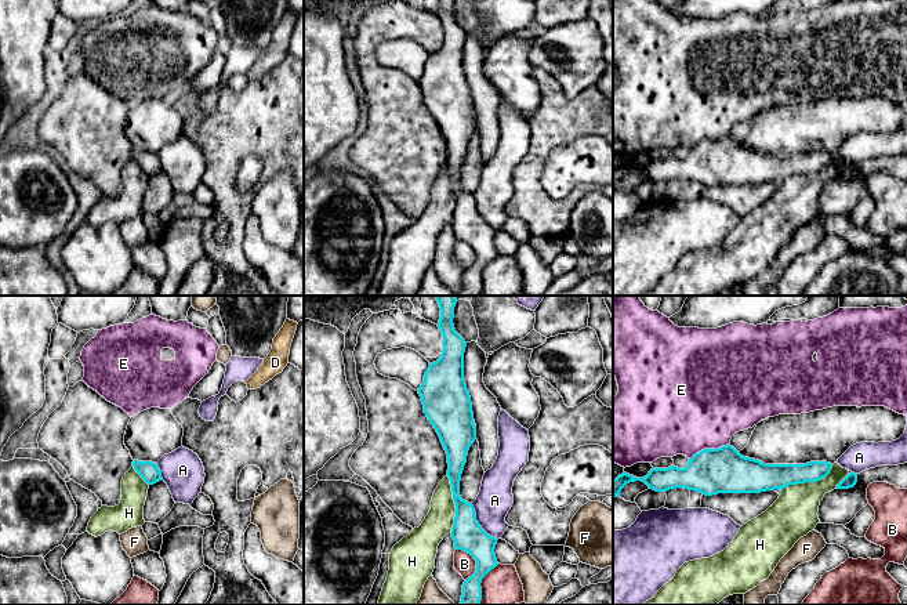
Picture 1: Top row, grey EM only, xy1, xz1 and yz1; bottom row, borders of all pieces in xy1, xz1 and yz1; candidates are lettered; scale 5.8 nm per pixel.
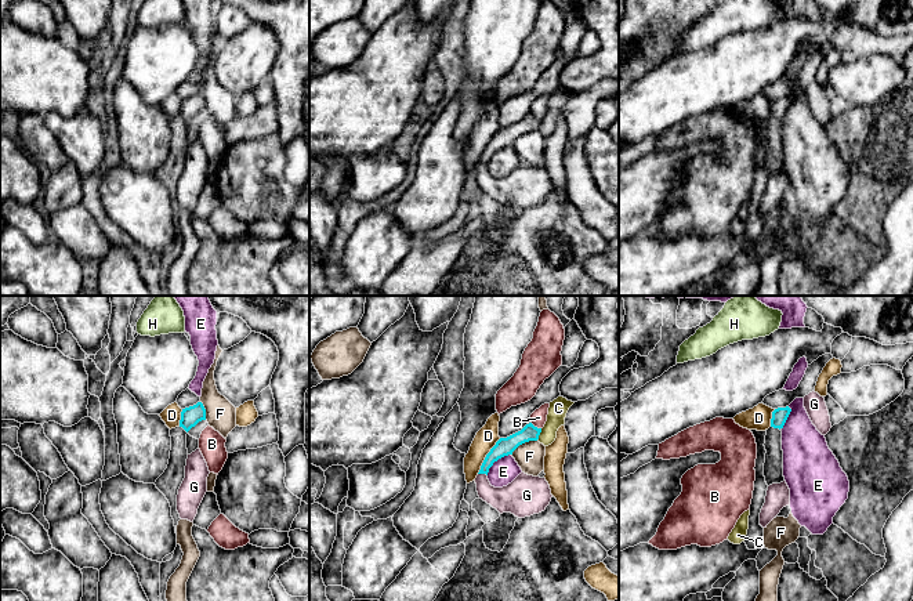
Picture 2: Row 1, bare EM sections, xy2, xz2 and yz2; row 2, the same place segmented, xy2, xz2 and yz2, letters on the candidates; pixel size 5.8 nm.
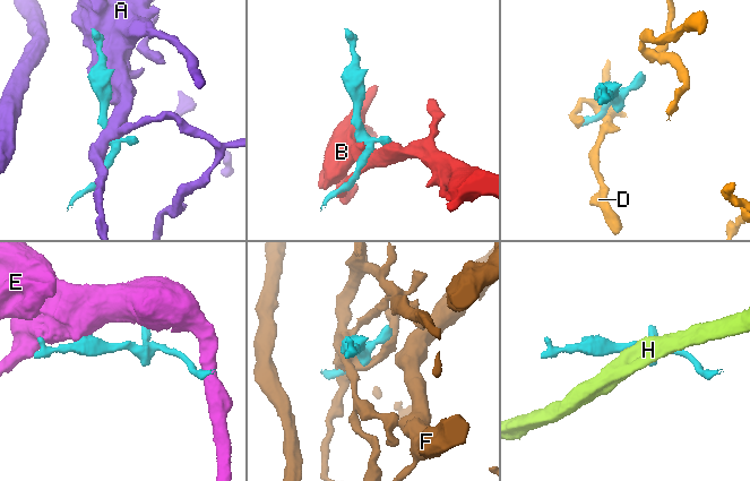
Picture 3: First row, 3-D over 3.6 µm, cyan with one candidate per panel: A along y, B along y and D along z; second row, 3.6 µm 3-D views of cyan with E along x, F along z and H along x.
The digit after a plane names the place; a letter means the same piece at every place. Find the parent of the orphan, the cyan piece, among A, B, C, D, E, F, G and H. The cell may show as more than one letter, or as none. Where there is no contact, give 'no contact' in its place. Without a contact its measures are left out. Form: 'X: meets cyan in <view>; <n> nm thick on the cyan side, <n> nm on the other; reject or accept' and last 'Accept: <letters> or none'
A: meets cyan in xz1; 180 nm thick on the cyan side, 200 nm on the other; reject
B: meets cyan in xz1; 180 nm thick on the cyan side, 120 nm on the other; reject
C: meets cyan in xz2; 110 nm thick on the cyan side, 110 nm on the other; reject
D: meets cyan in xz2; 110 nm thick on the cyan side, 120 nm on the other; reject
E: meets cyan in yz1; 260 nm thick on the cyan side, 480 nm on the other; reject
F: meets cyan in xz2; 110 nm thick on the cyan side, 160 nm on the other; reject
G: meets cyan in xz2; 110 nm thick on the cyan side, 190 nm on the other; accept
H: meets cyan in xz1; 180 nm thick on the cyan side, 160 nm on the other; reject
Accept: G

